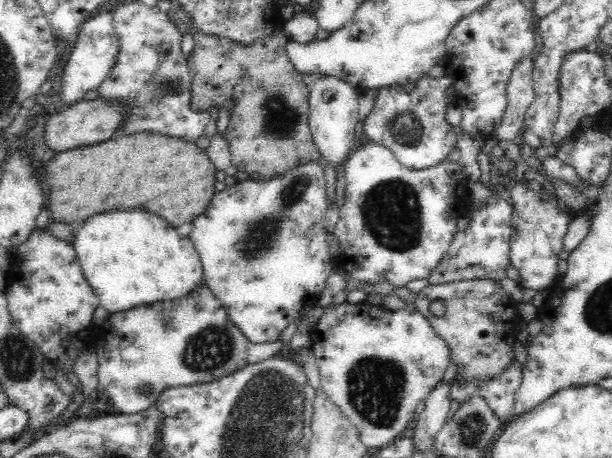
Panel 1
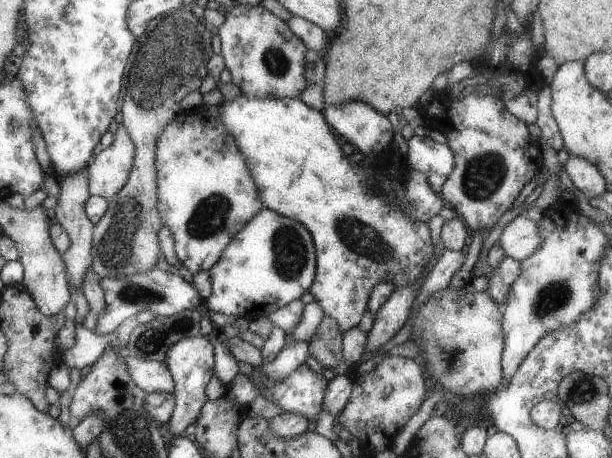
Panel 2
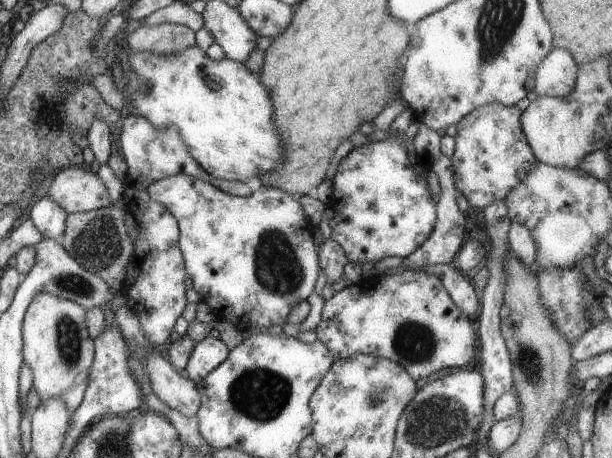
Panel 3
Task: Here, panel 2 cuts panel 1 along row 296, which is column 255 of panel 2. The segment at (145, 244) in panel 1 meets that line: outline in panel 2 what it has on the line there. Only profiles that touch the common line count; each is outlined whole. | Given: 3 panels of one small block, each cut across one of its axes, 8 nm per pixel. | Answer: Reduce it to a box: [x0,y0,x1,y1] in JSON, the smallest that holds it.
[210,94,438,334]

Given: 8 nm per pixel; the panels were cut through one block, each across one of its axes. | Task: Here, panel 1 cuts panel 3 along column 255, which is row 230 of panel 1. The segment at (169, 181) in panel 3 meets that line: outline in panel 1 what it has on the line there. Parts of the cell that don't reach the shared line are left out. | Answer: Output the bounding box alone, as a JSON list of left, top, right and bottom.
[187,163,336,345]

